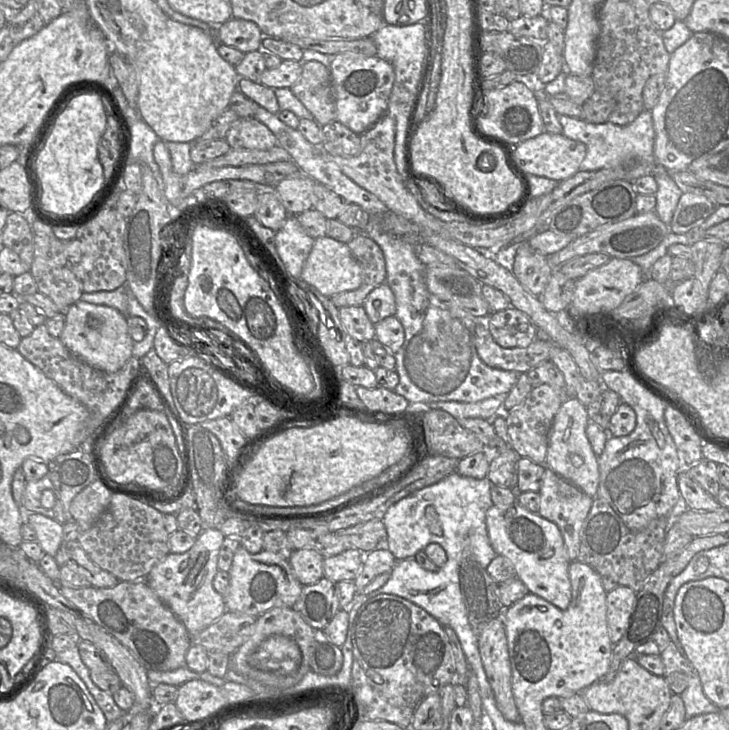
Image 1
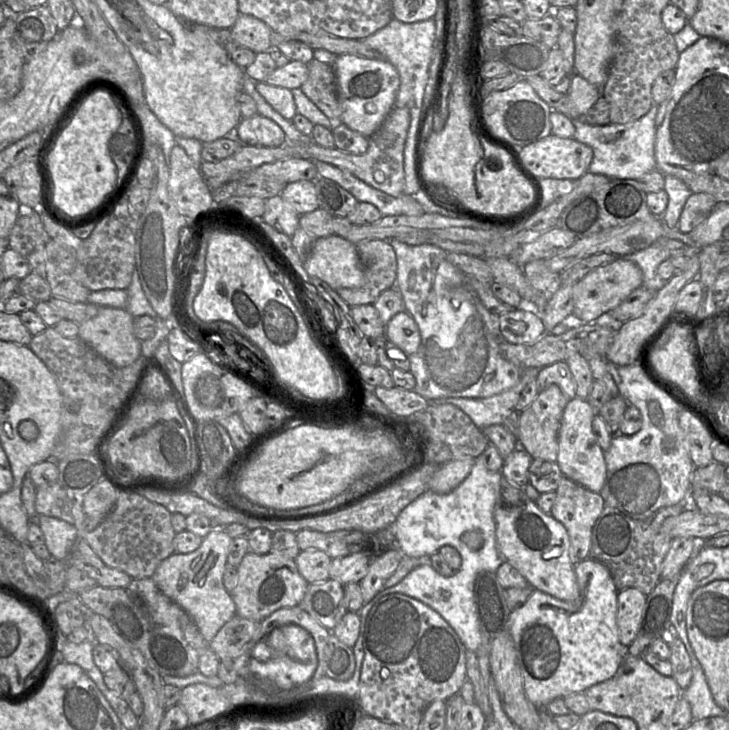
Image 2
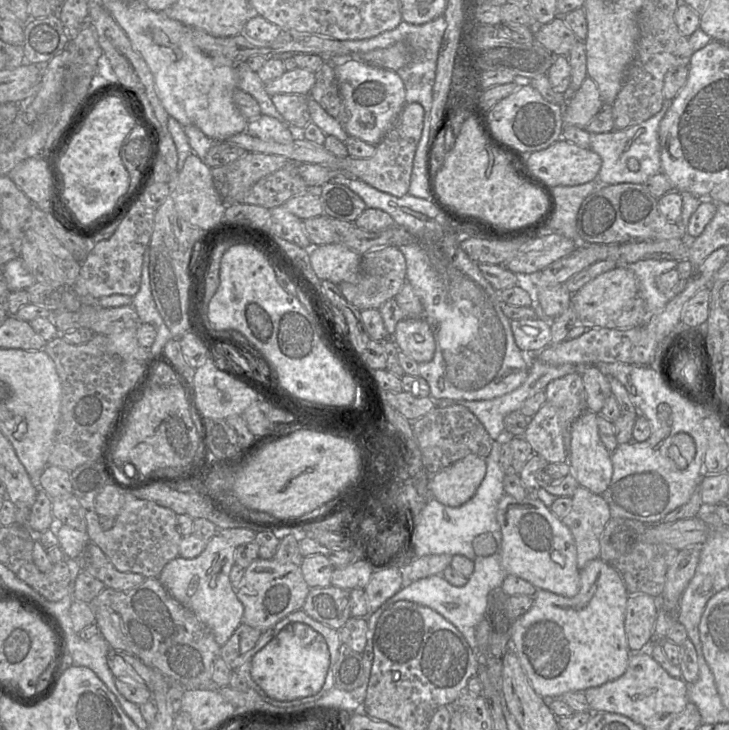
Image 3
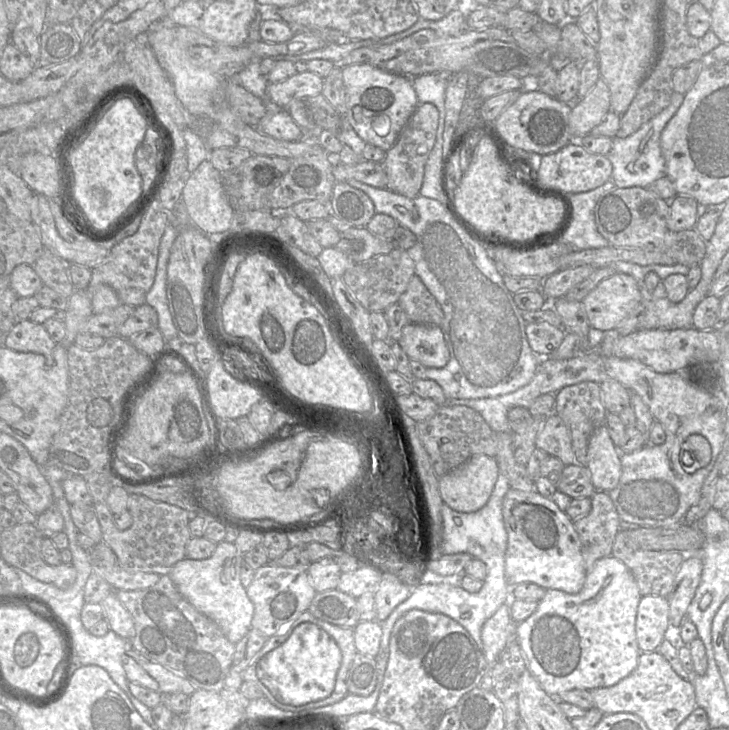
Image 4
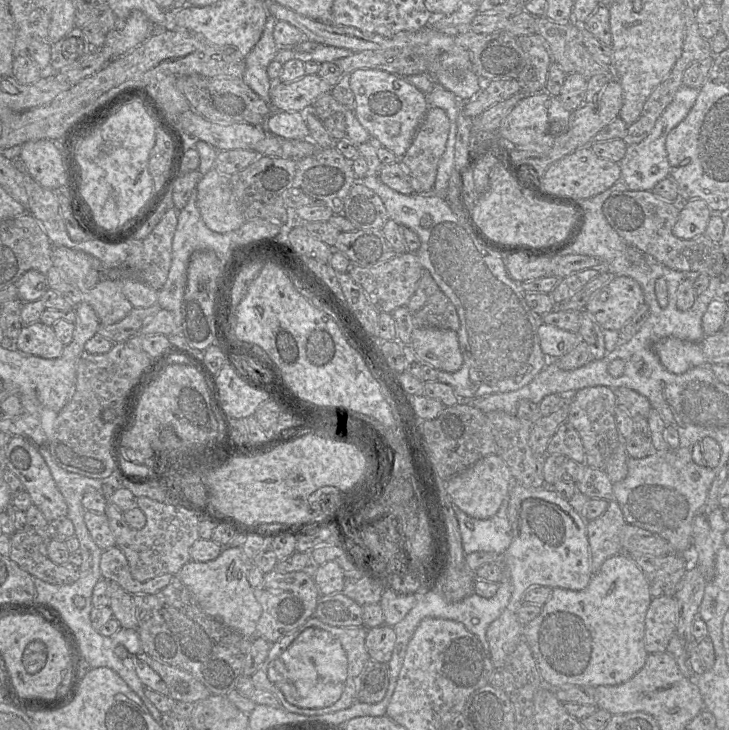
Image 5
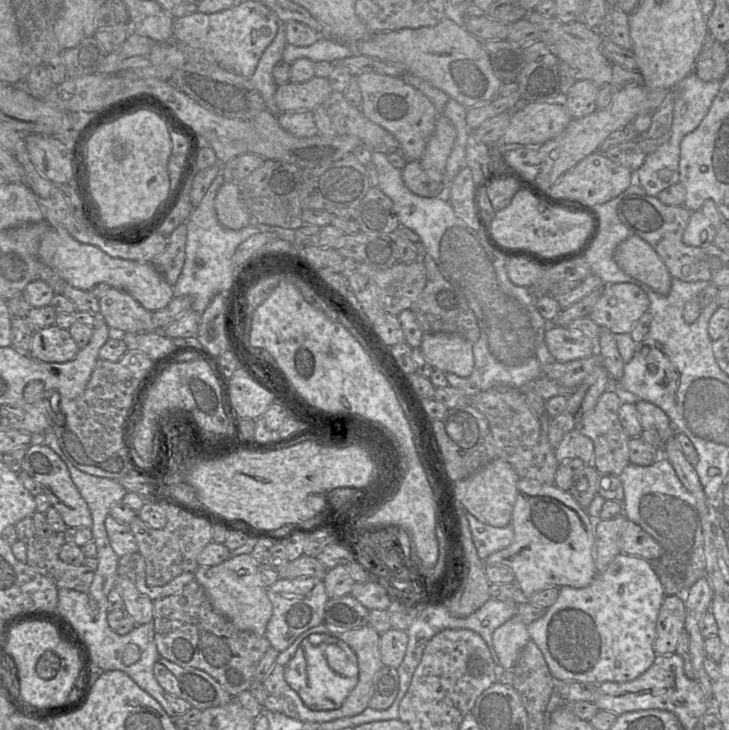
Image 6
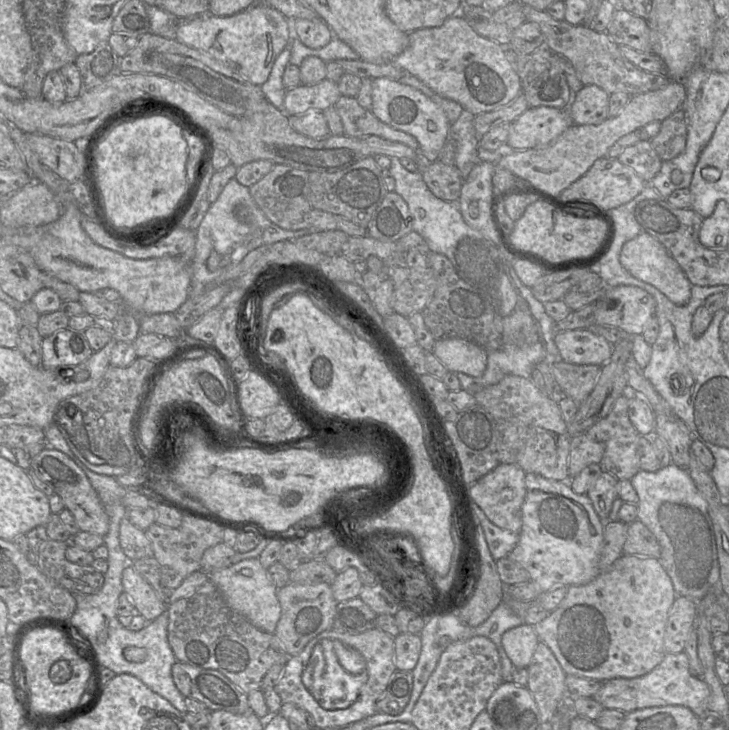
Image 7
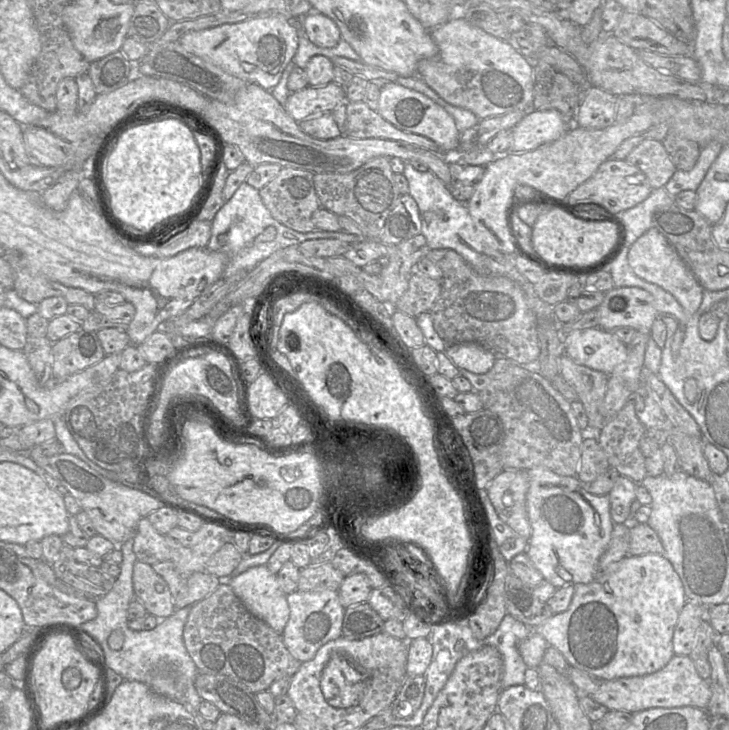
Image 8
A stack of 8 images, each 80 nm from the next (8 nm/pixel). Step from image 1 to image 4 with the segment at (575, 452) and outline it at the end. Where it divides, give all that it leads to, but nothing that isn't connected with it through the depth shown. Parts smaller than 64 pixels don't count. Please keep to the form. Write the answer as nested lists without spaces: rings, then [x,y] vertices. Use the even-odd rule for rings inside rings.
[[[605,426],[594,430],[588,441],[585,467],[591,473],[591,481],[596,491],[608,493],[617,486],[622,474],[620,457],[621,453],[613,444]]]

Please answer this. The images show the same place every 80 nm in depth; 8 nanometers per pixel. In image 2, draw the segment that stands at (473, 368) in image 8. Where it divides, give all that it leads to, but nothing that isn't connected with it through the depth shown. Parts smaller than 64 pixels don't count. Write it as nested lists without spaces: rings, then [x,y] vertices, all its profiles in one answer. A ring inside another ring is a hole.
[[[406,311],[397,313],[385,325],[385,337],[409,356],[418,350],[422,341],[416,322]]]

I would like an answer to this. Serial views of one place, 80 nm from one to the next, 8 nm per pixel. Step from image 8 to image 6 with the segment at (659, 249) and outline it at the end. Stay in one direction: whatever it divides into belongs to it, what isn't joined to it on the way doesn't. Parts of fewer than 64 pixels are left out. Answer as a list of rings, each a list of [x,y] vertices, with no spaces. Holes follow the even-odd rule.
[[[631,235],[614,251],[618,266],[629,276],[667,296],[671,290],[672,275],[655,249],[644,239]]]

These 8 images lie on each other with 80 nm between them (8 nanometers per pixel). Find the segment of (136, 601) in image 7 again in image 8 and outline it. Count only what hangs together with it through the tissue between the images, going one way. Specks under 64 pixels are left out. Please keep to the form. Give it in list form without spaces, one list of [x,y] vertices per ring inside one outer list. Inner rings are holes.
[[[137,561],[133,567],[132,582],[136,599],[149,615],[167,618],[175,612],[168,584],[151,564]]]

